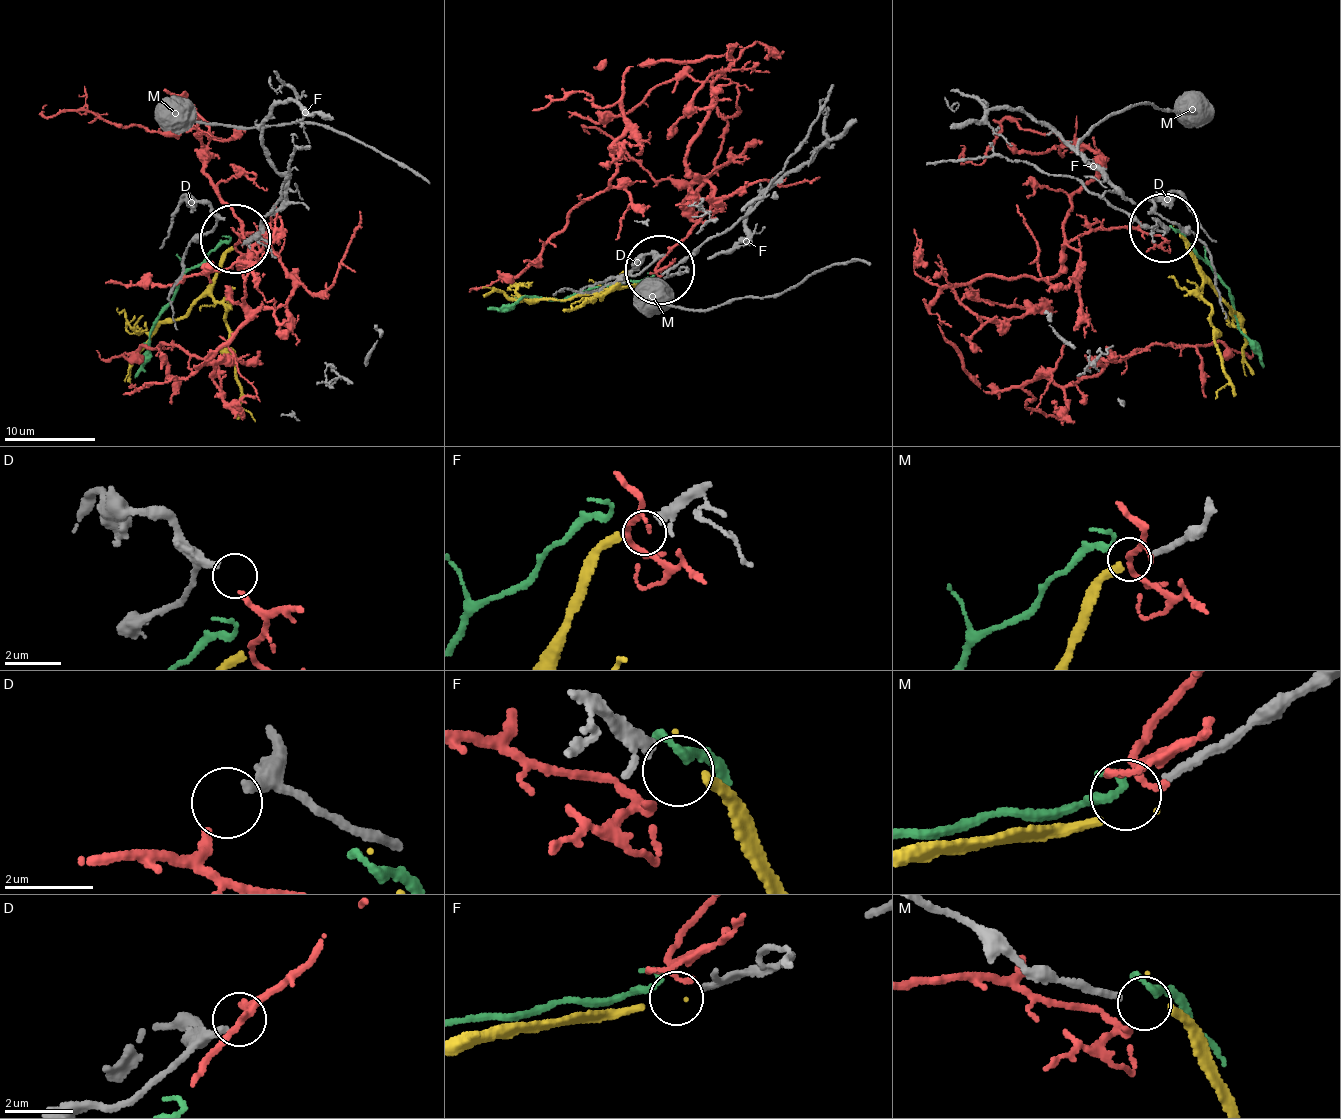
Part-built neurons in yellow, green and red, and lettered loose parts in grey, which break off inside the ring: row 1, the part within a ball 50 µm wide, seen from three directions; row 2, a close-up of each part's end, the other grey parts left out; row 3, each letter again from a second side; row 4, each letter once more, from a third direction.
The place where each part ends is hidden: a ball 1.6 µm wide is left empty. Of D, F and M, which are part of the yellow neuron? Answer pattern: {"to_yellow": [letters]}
{"to_yellow": ["F"]}

